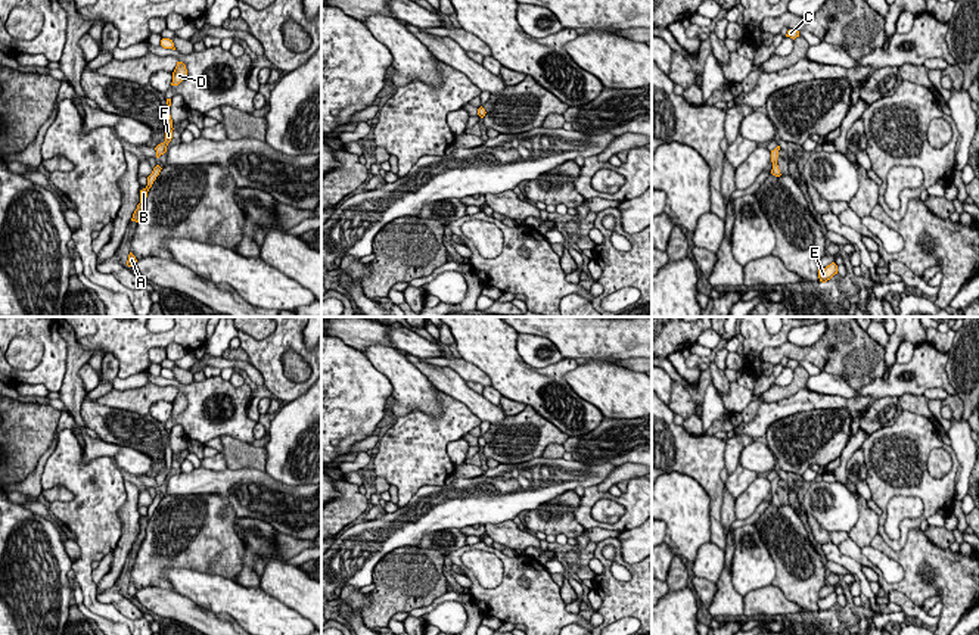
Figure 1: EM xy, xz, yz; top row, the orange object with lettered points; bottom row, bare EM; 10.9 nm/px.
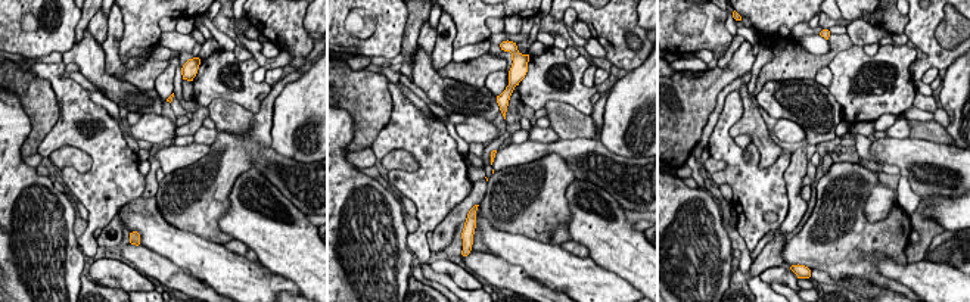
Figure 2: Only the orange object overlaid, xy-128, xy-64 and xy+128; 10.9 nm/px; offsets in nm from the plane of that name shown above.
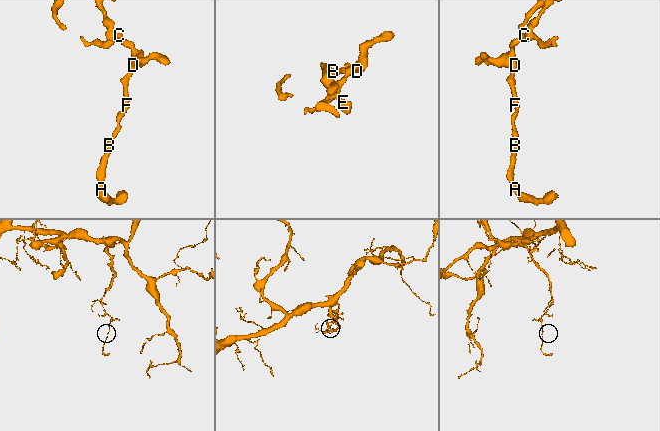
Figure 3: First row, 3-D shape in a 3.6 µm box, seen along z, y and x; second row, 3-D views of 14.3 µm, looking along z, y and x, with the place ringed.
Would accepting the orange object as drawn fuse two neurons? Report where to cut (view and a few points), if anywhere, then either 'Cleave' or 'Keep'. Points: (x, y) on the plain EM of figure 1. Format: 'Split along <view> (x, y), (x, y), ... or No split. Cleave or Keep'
No split. Keep

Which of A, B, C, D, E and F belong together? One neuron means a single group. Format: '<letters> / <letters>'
A B C D E F

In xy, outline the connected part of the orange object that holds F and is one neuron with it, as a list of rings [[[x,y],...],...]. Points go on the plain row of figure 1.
[[[167,429],[167,435],[168,435],[168,439],[167,439],[167,446],[165,446],[165,471],[155,477],[156,488],[159,488],[161,485],[164,485],[167,482],[167,476],[173,469],[173,460],[174,458],[173,458],[173,449],[170,445],[171,429]]]

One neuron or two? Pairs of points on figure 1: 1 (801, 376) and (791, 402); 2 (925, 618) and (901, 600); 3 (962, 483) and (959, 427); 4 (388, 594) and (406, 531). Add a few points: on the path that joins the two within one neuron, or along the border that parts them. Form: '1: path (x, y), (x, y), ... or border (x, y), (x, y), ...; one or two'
1: border (804, 388), (785, 398), (760, 404); two
2: path (919, 613), (907, 606); one
3: path (963, 470), (962, 441); one
4: border (416, 545), (401, 545), (391, 550), (373, 567); two

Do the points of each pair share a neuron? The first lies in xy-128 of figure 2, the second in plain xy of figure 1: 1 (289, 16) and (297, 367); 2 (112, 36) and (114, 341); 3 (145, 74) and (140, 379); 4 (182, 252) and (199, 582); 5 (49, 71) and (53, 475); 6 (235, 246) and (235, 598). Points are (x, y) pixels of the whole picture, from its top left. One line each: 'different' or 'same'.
1: different
2: different
3: different
4: same
5: same
6: different

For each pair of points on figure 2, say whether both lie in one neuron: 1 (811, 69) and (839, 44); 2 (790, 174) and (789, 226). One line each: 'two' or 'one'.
1: one
2: one

